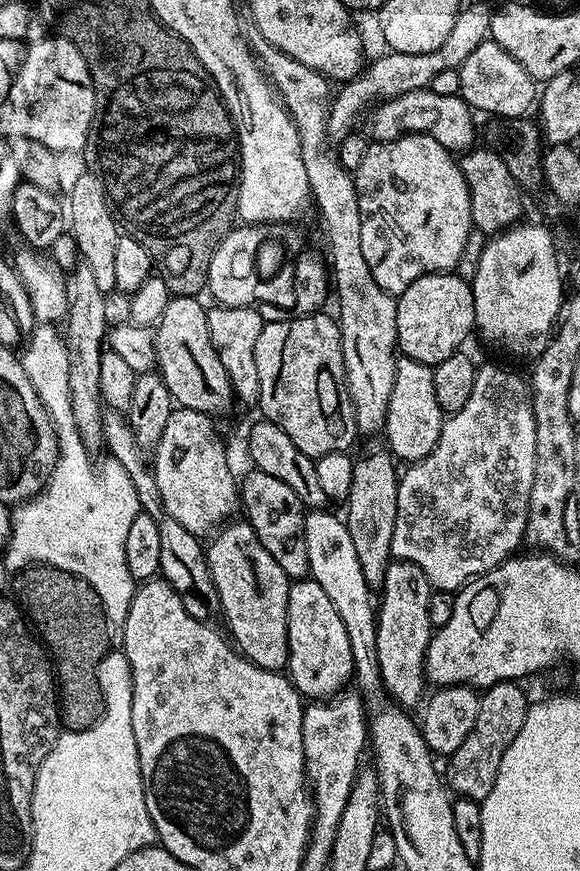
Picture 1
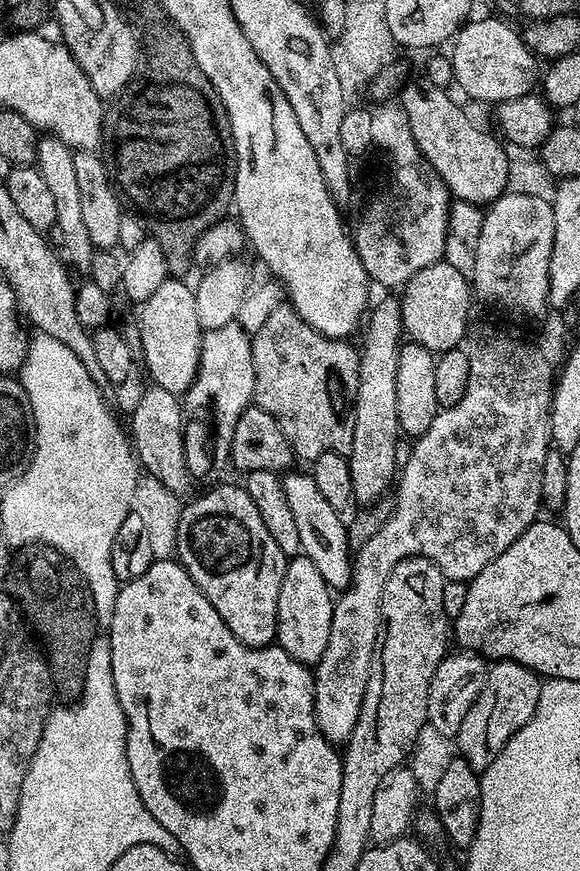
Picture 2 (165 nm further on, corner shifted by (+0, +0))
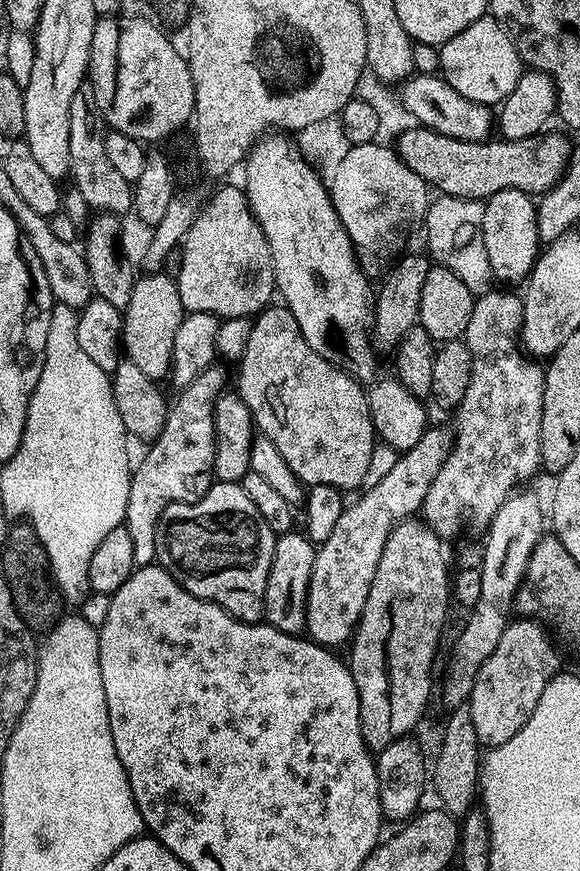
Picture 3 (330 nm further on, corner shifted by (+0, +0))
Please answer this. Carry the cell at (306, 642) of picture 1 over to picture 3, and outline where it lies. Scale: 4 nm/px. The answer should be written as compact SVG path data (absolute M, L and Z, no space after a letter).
M293 530L277 535L274 558L270 566L270 578L266 578L264 595L264 620L273 628L300 634L307 629L306 598L310 586L310 574L314 570L317 545L303 531Z

